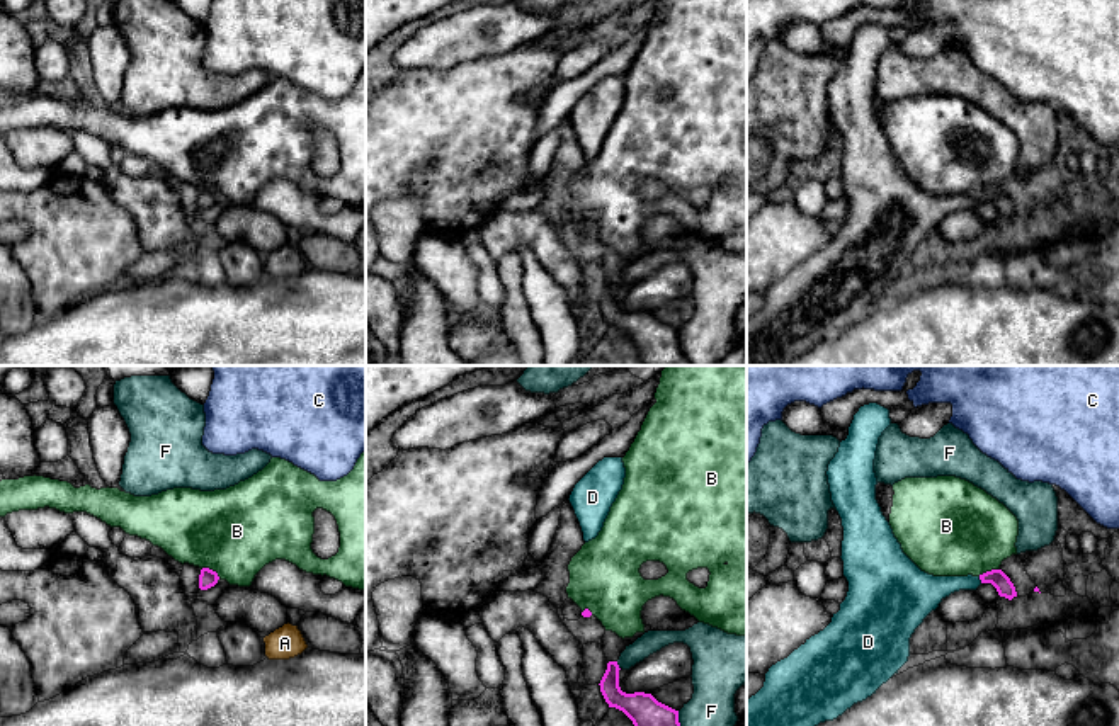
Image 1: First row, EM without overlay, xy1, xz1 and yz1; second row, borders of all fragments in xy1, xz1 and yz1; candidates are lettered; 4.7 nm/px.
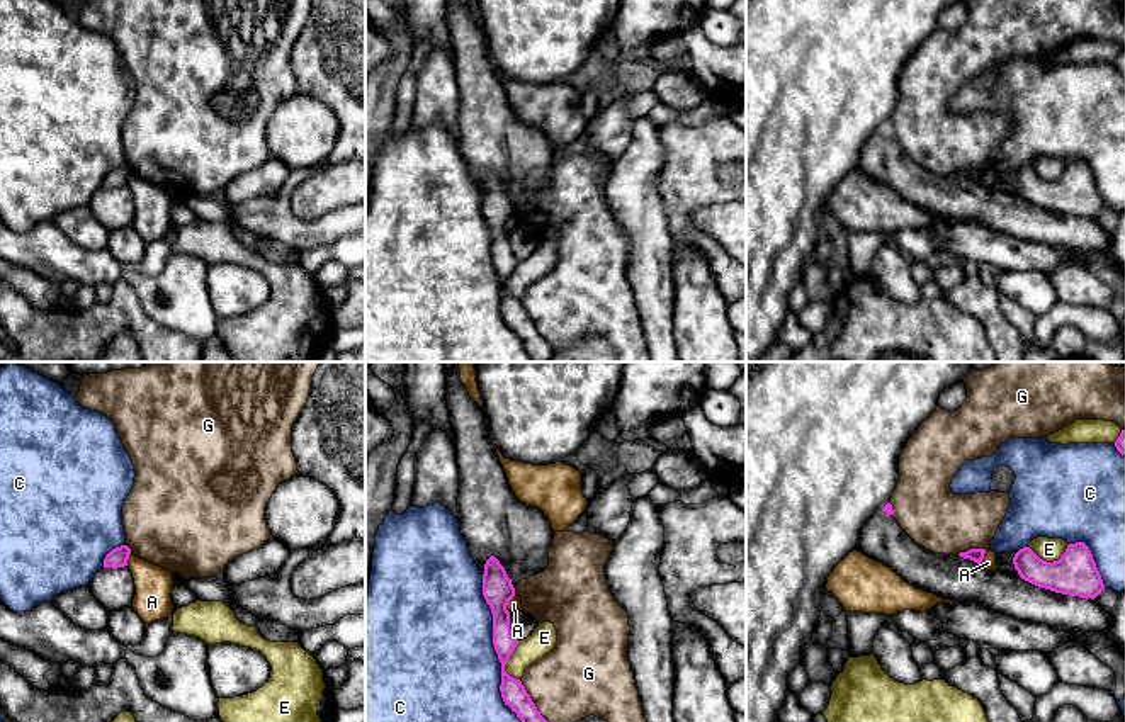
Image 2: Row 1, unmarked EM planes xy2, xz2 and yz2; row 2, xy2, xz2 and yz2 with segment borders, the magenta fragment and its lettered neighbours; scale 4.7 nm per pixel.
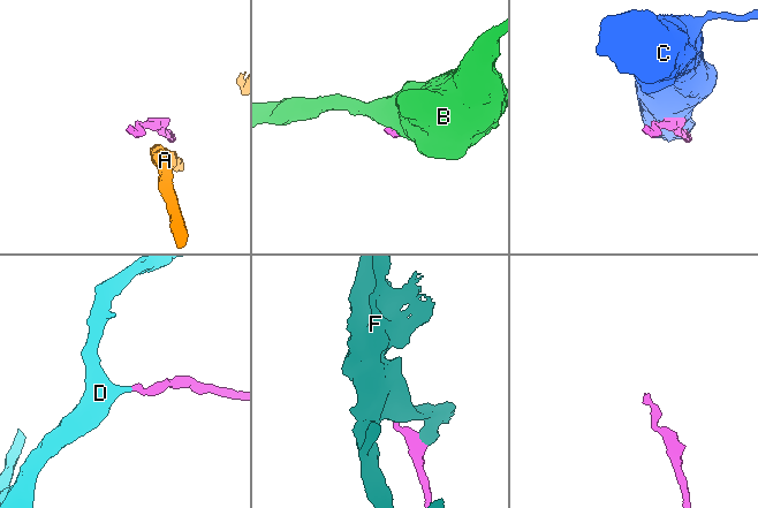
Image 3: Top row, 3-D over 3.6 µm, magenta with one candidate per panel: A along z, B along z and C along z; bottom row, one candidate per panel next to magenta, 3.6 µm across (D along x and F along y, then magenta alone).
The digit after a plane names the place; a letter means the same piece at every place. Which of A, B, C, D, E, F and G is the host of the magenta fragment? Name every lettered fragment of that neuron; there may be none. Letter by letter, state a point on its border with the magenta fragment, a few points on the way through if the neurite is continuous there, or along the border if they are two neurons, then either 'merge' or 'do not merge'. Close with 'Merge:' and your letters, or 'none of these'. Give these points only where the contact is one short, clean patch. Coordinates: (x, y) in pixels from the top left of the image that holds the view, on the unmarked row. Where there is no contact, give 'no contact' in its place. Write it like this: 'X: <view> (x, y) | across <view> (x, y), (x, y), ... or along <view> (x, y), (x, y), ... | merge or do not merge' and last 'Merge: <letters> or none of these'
A: xz2 (507, 223) | along xz2 (514, 214), (507, 225), (508, 231) | do not merge
B: xy1 (211, 189) | along xy1 (203, 186), (208, 186), (220, 196) | do not merge
C: xz2 (498, 277) | do not merge
D: yz1 (980, 198) | across yz1 (1005, 208), (995, 198), (980, 198), (929, 209) | merge
E: yz2 (1051, 182) | do not merge
F: xz1 (679, 347) | do not merge
G: xz2 (536, 327) | do not merge
Merge: D

